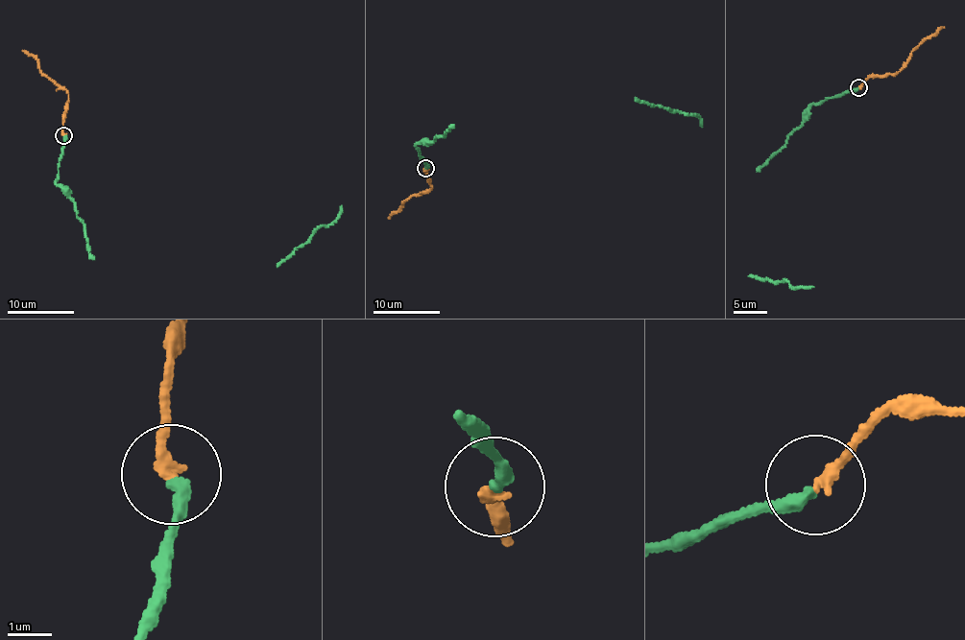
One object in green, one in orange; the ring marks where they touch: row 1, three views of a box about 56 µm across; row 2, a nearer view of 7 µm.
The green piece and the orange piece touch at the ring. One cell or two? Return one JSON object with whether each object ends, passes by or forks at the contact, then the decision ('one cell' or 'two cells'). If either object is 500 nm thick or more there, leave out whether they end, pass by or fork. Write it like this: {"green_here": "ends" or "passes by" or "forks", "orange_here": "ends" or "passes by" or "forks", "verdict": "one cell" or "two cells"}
{"green_here": "ends", "orange_here": "ends", "verdict": "two cells"}

